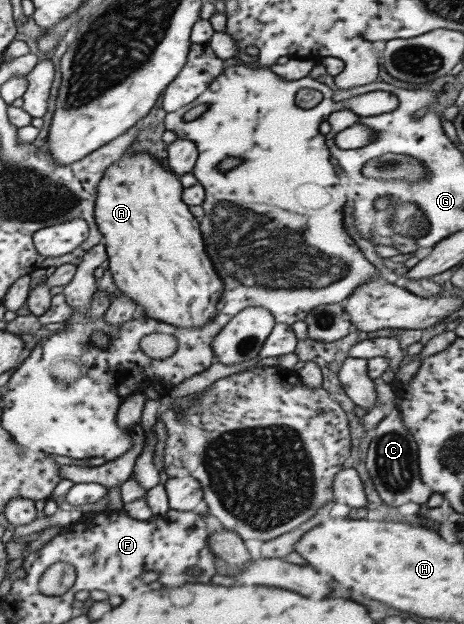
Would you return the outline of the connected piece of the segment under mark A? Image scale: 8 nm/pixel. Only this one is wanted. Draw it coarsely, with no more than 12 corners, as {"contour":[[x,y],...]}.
{"contour":[[148,148],[104,170],[106,267],[144,315],[213,320],[222,283]]}

